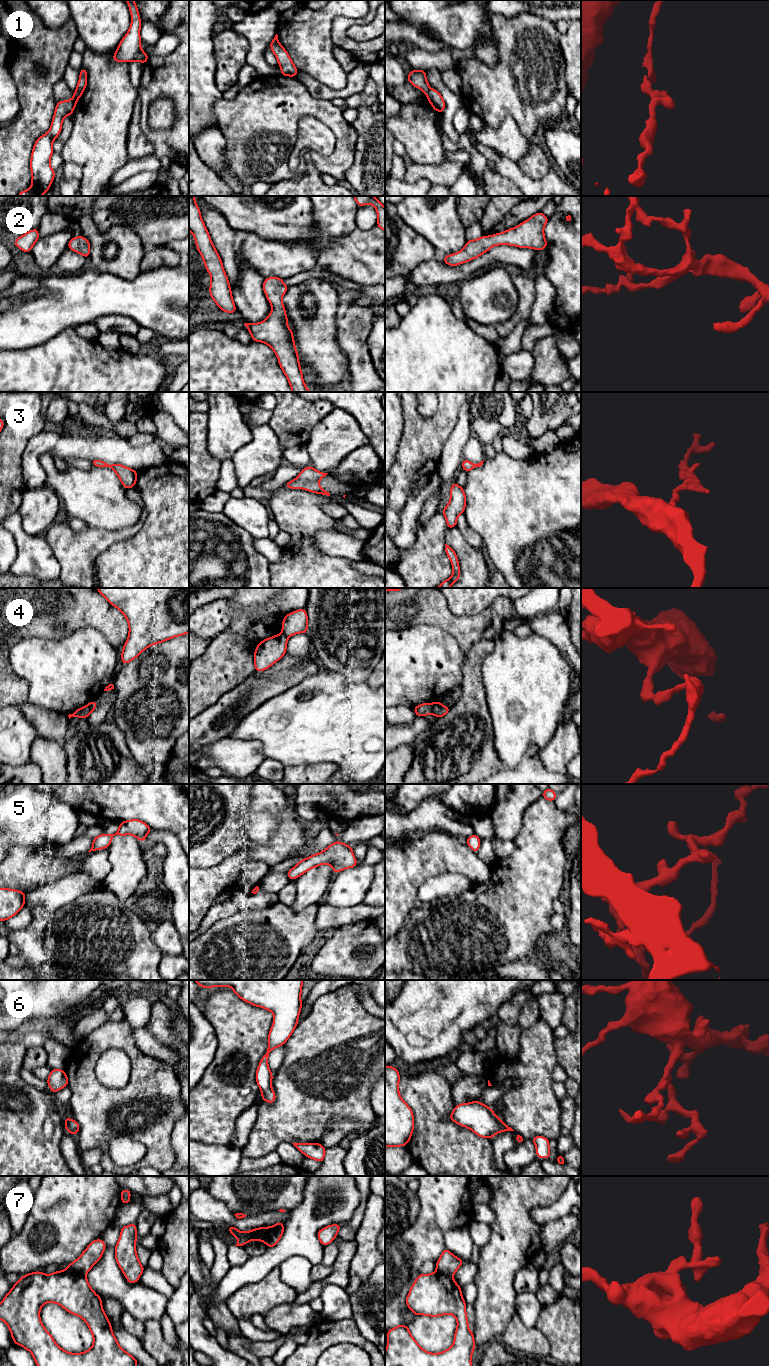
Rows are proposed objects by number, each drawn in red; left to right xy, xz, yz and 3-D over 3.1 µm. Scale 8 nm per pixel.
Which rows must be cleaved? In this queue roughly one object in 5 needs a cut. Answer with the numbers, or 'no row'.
1, 4, 7

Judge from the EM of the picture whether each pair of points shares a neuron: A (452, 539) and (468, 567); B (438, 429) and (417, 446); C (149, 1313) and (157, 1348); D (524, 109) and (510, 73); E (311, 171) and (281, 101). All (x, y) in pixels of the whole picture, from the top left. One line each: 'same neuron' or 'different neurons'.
A: same neuron
B: same neuron
C: different neurons
D: same neuron
E: different neurons

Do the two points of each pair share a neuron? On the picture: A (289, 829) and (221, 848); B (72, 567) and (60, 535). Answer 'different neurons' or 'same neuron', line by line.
A: same neuron
B: same neuron

